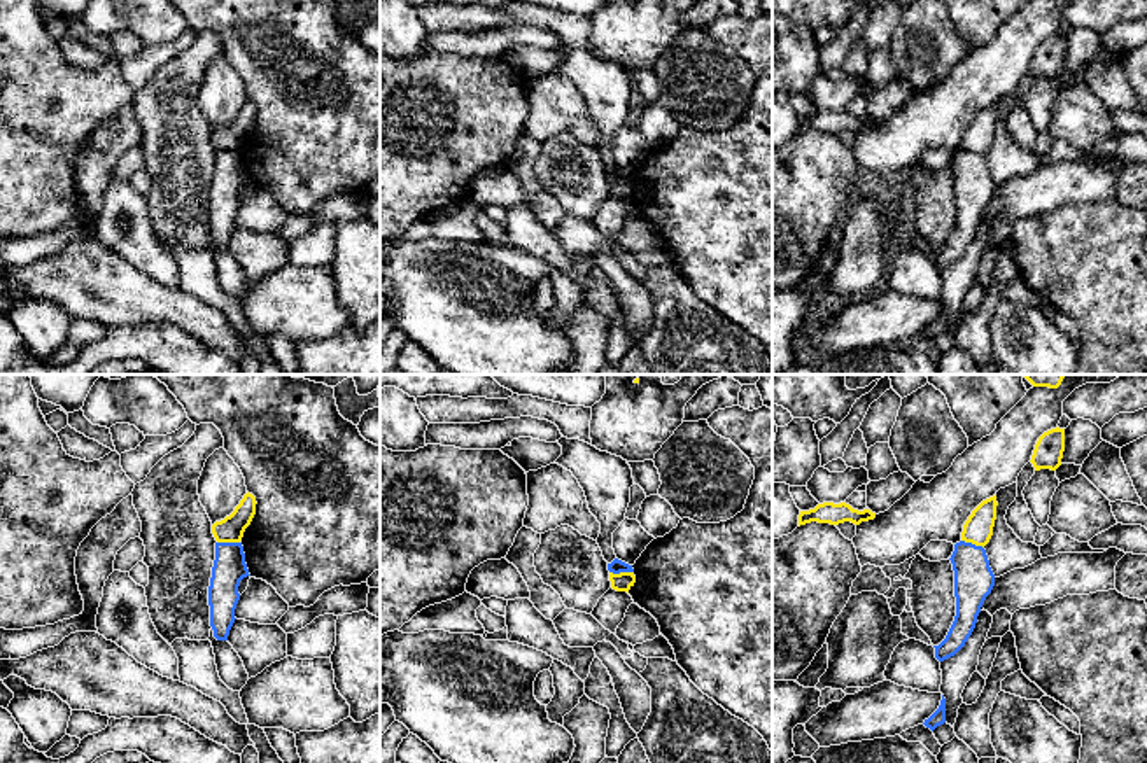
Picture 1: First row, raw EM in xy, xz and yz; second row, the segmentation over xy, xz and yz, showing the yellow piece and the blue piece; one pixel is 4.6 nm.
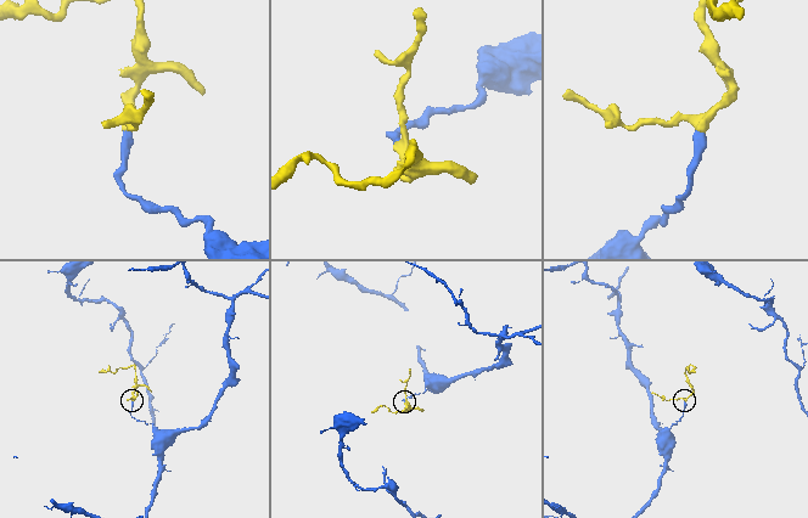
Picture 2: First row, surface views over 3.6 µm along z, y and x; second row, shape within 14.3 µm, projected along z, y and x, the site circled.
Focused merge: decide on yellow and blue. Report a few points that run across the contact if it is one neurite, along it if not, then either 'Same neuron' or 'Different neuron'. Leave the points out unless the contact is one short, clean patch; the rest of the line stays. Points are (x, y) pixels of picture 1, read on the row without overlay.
Line: xz (610, 179), (633, 181). Different neuron

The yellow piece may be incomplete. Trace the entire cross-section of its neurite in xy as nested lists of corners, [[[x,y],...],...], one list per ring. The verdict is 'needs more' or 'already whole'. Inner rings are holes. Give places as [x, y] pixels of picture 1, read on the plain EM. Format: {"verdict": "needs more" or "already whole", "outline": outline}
{"verdict": "already whole", "outline": [[[245,102],[235,119],[221,130],[212,133],[212,142],[217,150],[240,150],[245,136],[256,122],[256,105]]]}

